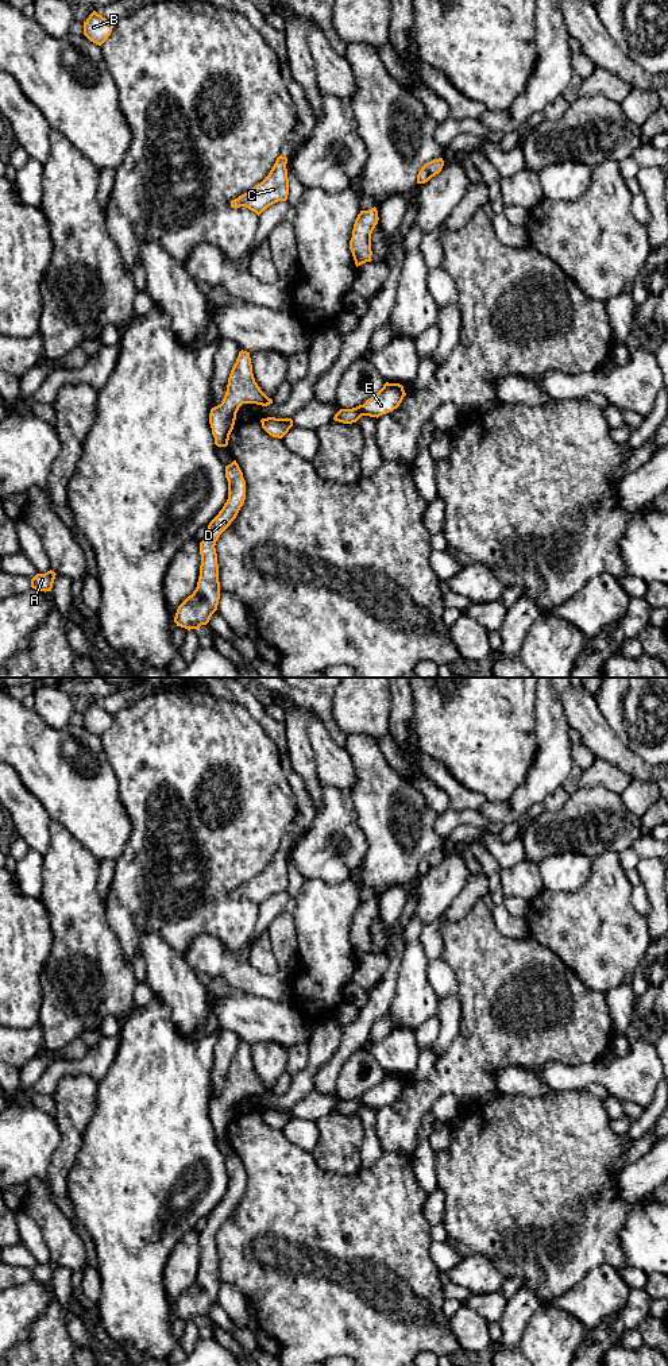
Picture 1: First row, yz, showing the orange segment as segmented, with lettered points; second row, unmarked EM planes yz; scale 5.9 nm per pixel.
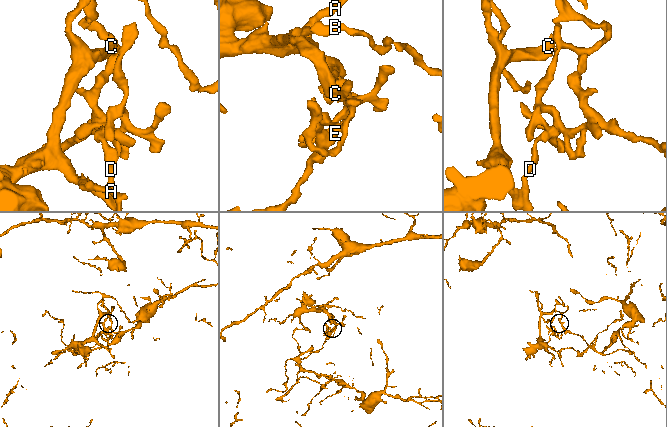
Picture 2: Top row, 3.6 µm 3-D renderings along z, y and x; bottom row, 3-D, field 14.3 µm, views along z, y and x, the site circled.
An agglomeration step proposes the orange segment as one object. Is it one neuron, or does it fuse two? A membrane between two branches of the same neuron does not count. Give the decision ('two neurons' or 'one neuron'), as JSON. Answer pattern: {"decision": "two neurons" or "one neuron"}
{"decision": "two neurons"}

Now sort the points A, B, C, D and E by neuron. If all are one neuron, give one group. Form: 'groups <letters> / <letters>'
groups A B C D / E

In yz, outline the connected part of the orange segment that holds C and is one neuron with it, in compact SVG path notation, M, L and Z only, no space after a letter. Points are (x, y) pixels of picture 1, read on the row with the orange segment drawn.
M279 155L269 175L247 193L231 201L232 208L246 207L258 216L270 205L286 201L289 194L287 158Z

